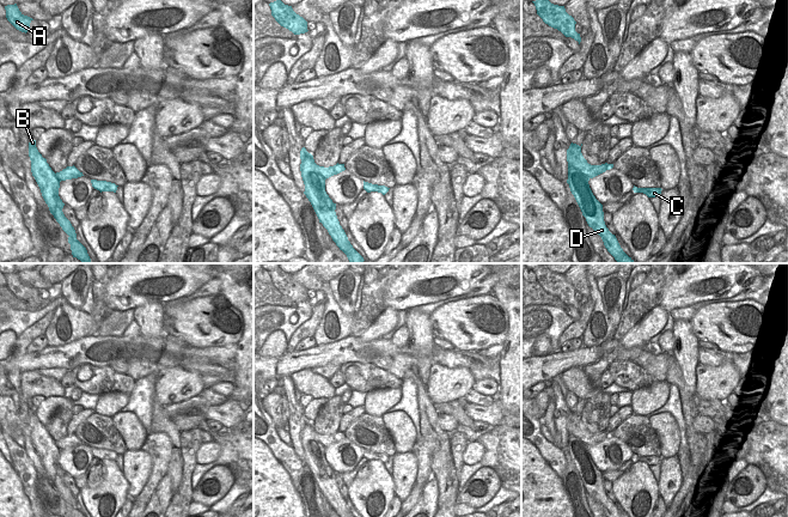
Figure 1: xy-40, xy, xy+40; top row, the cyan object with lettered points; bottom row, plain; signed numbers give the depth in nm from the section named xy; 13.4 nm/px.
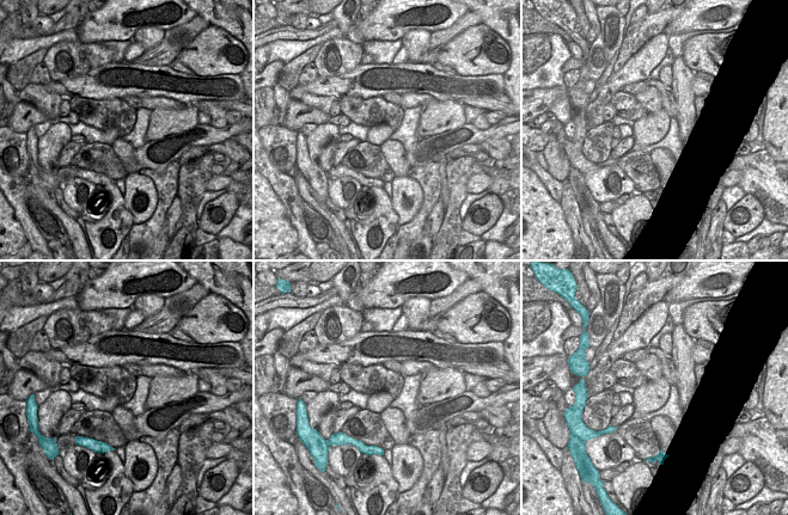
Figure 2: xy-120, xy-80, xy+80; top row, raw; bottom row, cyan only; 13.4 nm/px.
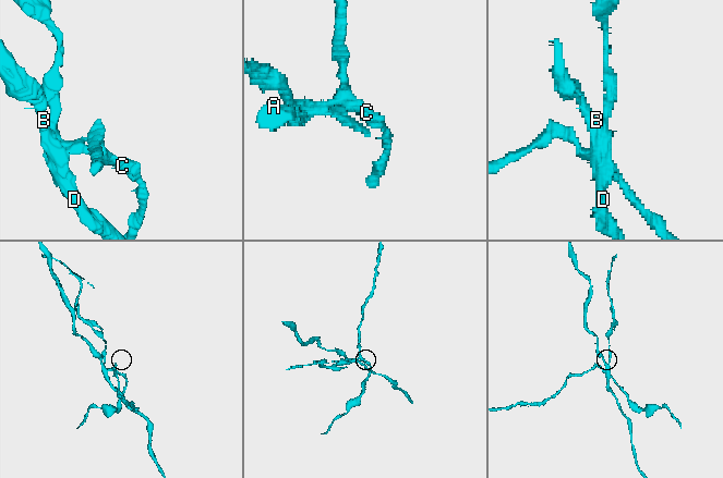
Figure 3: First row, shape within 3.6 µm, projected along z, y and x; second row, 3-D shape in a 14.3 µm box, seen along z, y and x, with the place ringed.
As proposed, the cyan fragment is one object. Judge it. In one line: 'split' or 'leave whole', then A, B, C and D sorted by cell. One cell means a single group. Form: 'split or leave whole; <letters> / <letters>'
split; A C / B D

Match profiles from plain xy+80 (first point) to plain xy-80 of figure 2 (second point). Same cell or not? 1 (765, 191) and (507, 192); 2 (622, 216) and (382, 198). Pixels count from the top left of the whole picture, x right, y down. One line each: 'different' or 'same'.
1: same
2: same

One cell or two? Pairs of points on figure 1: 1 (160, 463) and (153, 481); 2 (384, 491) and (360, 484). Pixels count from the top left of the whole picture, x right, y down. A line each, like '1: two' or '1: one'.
1: one
2: one

